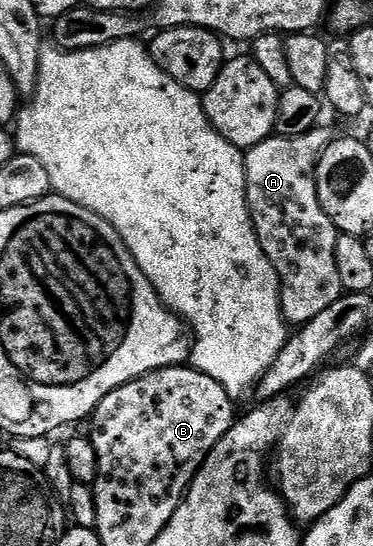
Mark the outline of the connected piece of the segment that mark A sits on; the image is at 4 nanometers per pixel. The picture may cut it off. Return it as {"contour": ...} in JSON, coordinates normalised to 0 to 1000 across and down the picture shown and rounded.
{"contour":[[[853,229],[831,244],[799,251],[732,251],[702,258],[686,269],[662,271],[654,288],[660,310],[660,346],[665,348],[665,381],[676,392],[676,410],[697,436],[713,471],[735,485],[740,507],[751,513],[751,570],[764,586],[783,595],[831,590],[874,559],[885,559],[917,538],[901,493],[901,440],[906,425],[895,405],[863,383],[853,368],[847,337],[847,304],[863,280],[895,253],[869,229]]]}

